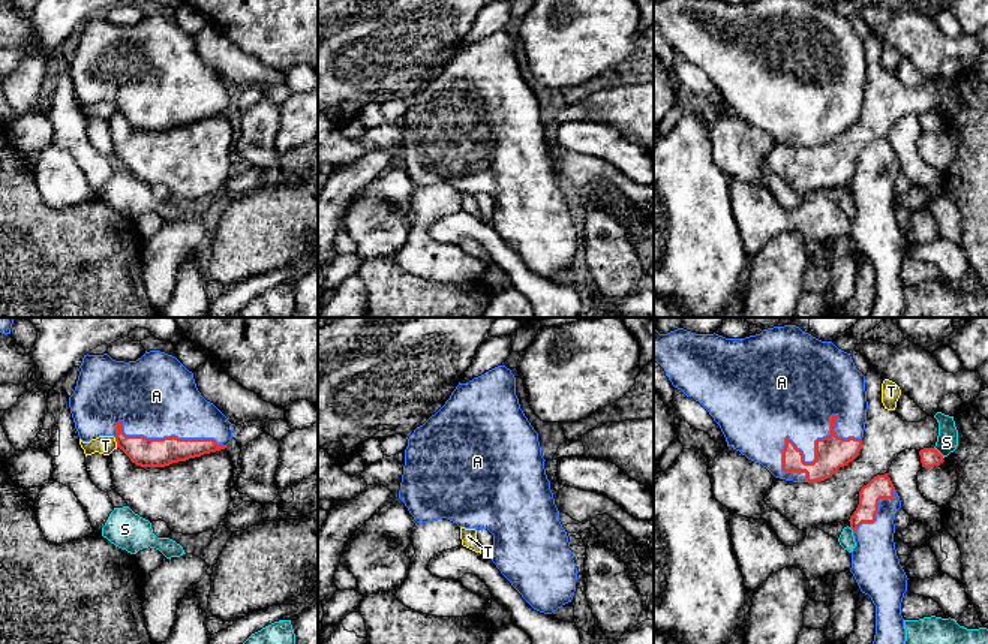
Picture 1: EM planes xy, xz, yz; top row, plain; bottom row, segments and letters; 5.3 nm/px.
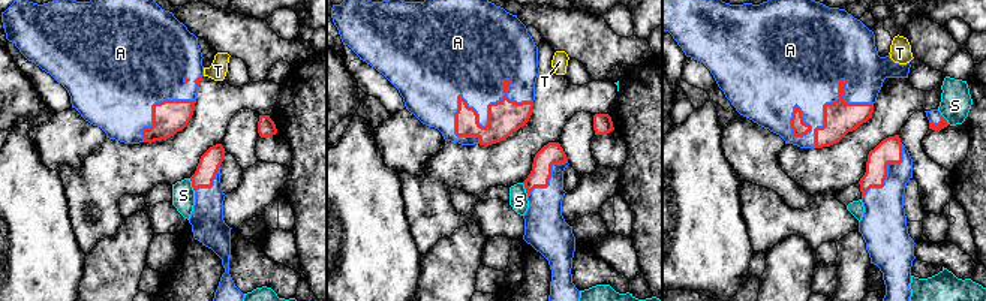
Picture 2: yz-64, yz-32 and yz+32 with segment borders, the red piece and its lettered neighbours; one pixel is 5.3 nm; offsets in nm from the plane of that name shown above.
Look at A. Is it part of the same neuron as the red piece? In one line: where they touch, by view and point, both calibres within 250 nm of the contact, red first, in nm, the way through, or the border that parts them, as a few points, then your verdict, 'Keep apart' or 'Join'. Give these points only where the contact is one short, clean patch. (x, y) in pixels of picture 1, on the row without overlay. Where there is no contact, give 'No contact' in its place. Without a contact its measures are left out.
Touches red at yz (814, 125). Thickness 180 nm (red) against 280 nm. Join

